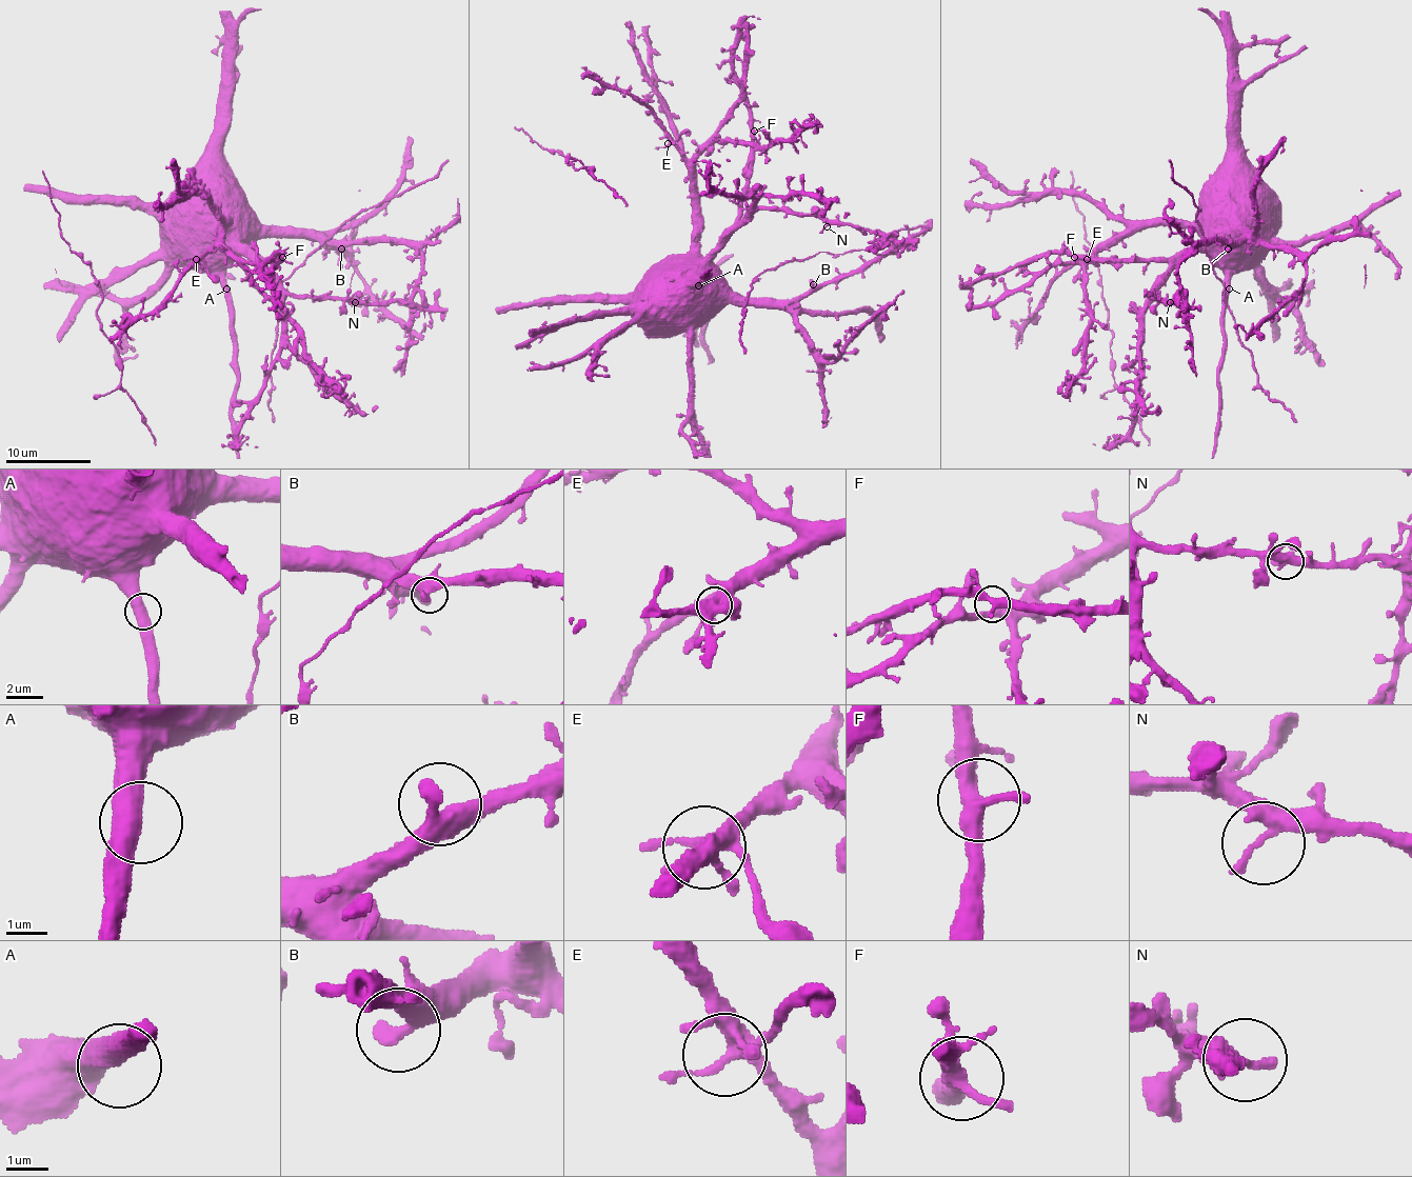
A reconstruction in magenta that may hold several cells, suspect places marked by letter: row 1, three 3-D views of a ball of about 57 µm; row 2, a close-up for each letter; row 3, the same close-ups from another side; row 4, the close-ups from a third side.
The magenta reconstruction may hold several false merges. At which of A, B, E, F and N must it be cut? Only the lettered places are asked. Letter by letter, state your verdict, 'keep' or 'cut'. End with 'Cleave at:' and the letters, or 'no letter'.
A: keep
B: keep
E: keep
F: keep
N: keep
Cleave at: no letter

